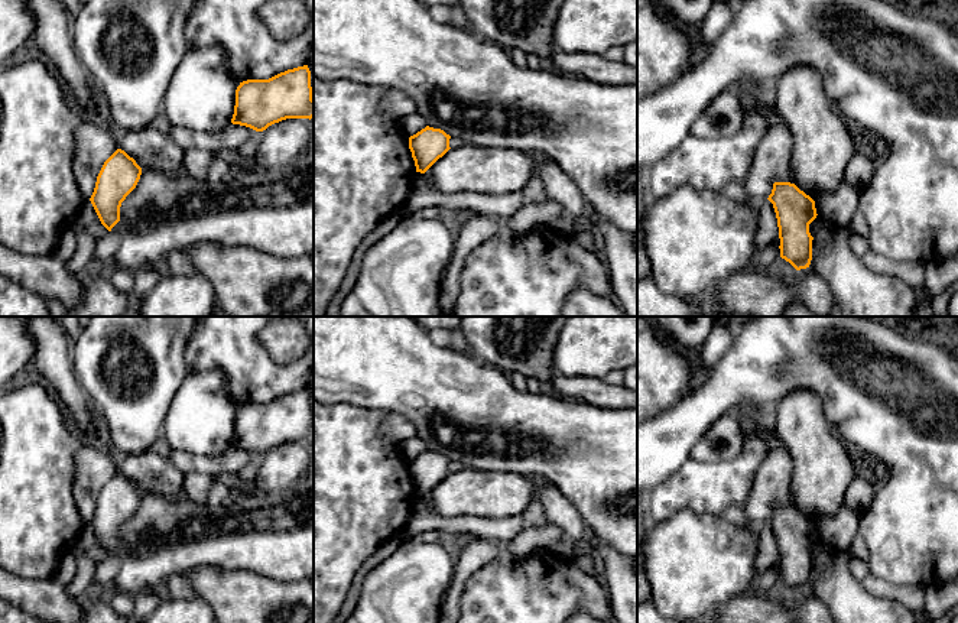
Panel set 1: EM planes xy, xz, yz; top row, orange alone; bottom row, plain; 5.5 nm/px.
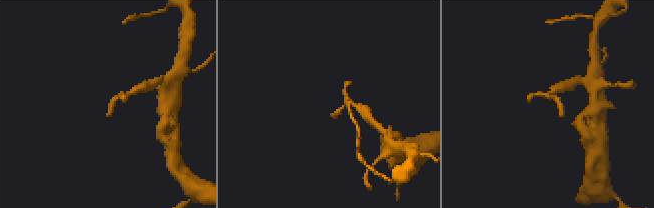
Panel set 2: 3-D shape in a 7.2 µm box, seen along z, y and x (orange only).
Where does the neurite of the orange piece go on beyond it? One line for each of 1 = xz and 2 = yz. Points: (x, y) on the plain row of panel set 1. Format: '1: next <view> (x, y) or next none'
1: next none
2: next none

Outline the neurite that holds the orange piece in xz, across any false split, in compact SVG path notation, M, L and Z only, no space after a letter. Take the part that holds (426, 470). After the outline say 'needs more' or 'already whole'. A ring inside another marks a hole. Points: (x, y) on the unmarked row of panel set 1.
M426 450L409 461L409 473L416 496L425 497L449 471L451 460L441 452Z; already whole

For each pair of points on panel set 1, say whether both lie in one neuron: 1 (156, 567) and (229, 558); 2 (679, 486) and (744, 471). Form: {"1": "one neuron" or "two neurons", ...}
{"1": "one neuron", "2": "one neuron"}

